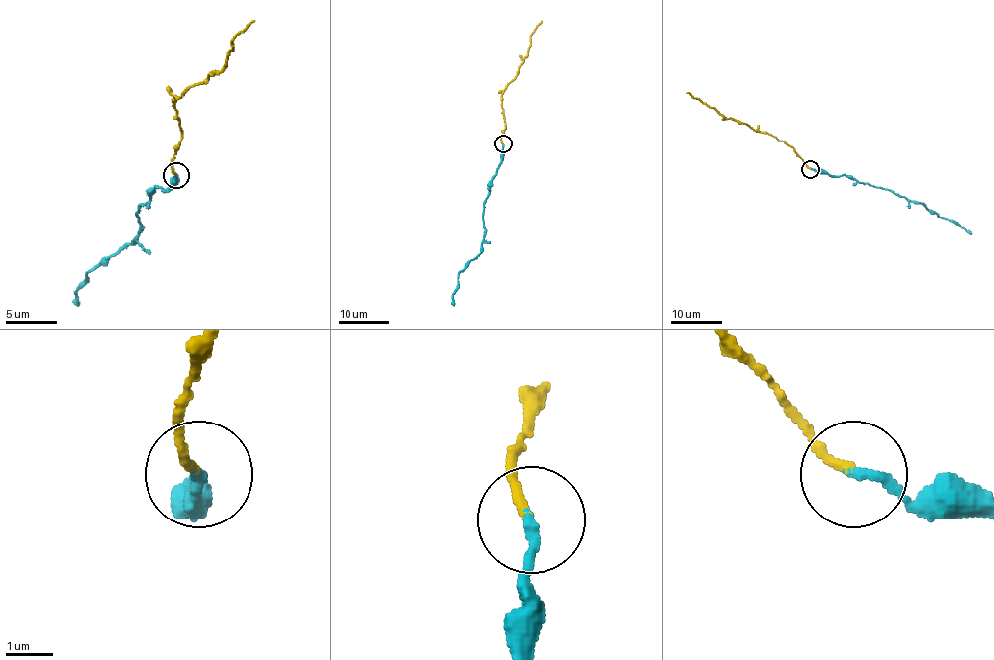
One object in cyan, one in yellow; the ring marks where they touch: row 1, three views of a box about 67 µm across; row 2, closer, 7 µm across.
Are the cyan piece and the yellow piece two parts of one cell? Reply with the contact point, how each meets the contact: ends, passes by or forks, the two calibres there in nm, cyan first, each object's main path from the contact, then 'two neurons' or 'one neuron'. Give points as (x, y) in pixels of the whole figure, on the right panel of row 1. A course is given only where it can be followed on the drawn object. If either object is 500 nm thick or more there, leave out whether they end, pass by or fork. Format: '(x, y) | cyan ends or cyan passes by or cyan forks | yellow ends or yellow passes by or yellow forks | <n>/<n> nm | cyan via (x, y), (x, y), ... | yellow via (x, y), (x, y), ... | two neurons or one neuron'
(810, 169) | cyan ends | yellow ends | 220/180 nm | cyan via (811, 169), (831, 175), (845, 174), (891, 190), (912, 201), (918, 201), (941, 218), (954, 220), (971, 233) | yellow via (811, 169), (785, 142), (742, 122), (725, 118), (687, 93) | two neurons

